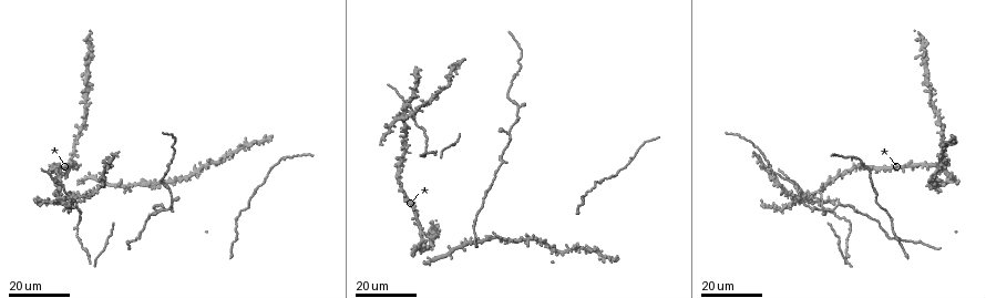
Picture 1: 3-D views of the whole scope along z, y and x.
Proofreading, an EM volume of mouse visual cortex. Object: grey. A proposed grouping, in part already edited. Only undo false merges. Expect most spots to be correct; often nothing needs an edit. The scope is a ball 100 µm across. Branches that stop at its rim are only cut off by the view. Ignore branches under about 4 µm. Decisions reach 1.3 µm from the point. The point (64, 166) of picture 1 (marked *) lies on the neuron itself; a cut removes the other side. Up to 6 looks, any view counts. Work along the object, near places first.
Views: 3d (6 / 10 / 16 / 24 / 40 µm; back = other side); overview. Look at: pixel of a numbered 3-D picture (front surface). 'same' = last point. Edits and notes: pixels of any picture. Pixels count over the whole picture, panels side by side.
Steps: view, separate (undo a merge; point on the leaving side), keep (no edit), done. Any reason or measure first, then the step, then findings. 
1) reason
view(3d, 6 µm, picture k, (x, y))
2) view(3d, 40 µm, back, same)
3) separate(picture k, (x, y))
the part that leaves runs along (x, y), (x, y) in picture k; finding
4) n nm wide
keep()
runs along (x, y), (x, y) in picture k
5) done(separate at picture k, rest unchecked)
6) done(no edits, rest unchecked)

two arms in line, one across
view(3d, 16 µm, picture 1, (78, 223))

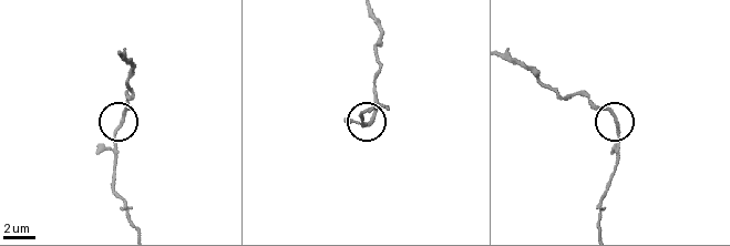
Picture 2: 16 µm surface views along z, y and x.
view(3d, 6 µm, picture 2, (617, 137))

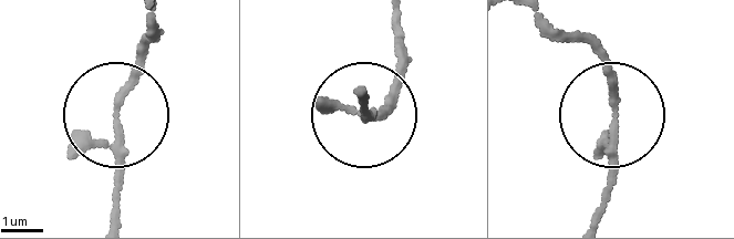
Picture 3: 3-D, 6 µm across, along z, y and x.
3 arms
keep()
runs along (151, 17), (119, 112), (119, 218) in picture 3; continuous, no second neuron

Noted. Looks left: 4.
three-way junction
view(3d, 16 µm, picture 1, (285, 158))

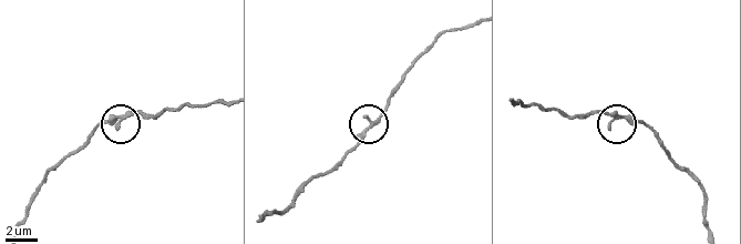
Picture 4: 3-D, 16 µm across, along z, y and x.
closer look
view(3d, 6 µm, picture 4, (621, 118))

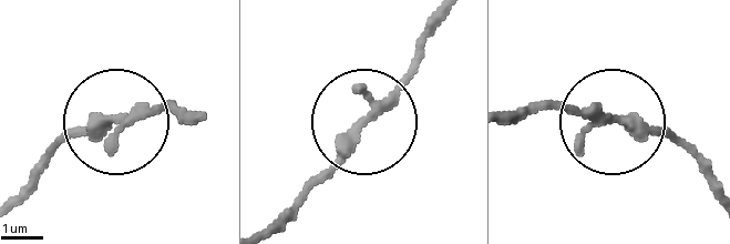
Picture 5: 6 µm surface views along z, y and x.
3 arms
keep()
runs along (712, 174), (649, 131), (515, 110) in picture 5; one neuron here

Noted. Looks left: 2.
done(no edits, rest unchecked)

